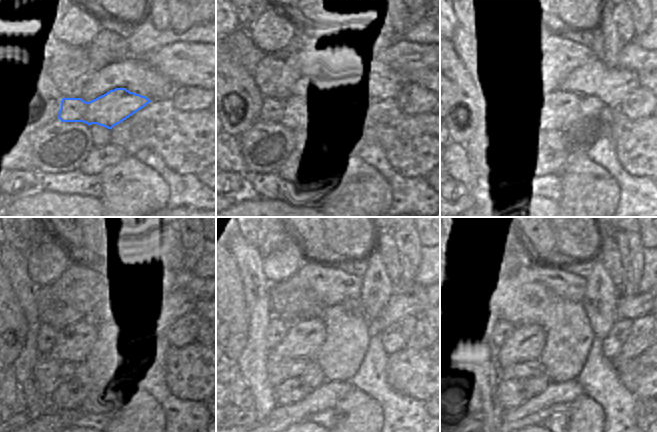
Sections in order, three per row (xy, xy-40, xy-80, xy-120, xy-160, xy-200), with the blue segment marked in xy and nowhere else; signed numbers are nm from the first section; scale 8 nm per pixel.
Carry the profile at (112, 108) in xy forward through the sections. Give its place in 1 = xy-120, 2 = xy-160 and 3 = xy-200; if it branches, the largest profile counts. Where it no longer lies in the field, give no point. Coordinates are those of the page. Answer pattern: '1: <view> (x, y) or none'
1: xy-120 (73, 344)
2: xy-160 (304, 338)
3: xy-200 (525, 342)

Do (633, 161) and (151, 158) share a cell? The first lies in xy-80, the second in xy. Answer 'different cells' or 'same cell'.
different cells

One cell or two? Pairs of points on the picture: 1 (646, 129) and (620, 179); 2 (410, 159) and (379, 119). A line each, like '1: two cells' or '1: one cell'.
1: two cells
2: one cell

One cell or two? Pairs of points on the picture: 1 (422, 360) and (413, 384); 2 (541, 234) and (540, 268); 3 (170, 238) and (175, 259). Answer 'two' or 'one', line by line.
1: one
2: two
3: one

